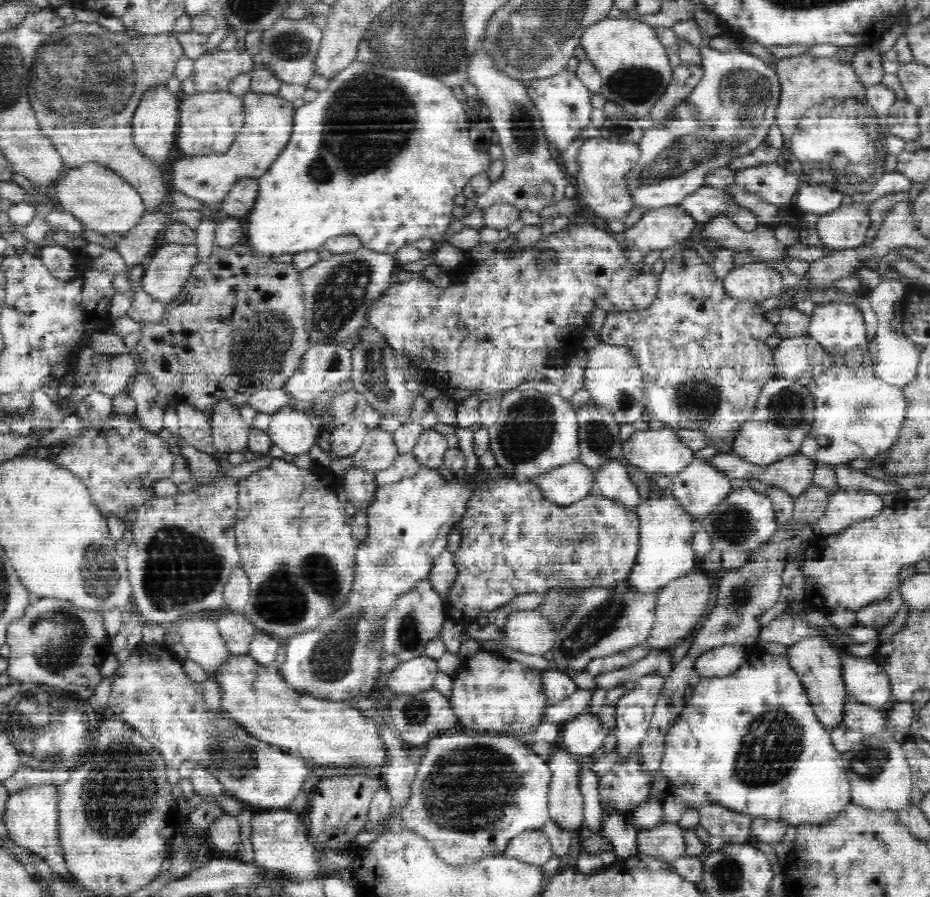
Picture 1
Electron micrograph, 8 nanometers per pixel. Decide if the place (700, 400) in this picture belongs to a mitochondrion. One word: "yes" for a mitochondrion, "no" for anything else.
yes

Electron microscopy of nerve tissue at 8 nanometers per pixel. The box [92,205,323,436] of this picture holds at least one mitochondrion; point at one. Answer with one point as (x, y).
(265, 359)

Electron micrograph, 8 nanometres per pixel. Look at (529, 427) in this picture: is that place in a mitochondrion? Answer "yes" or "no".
yes

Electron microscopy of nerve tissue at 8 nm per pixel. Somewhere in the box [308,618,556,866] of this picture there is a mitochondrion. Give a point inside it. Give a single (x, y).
(471, 790)

